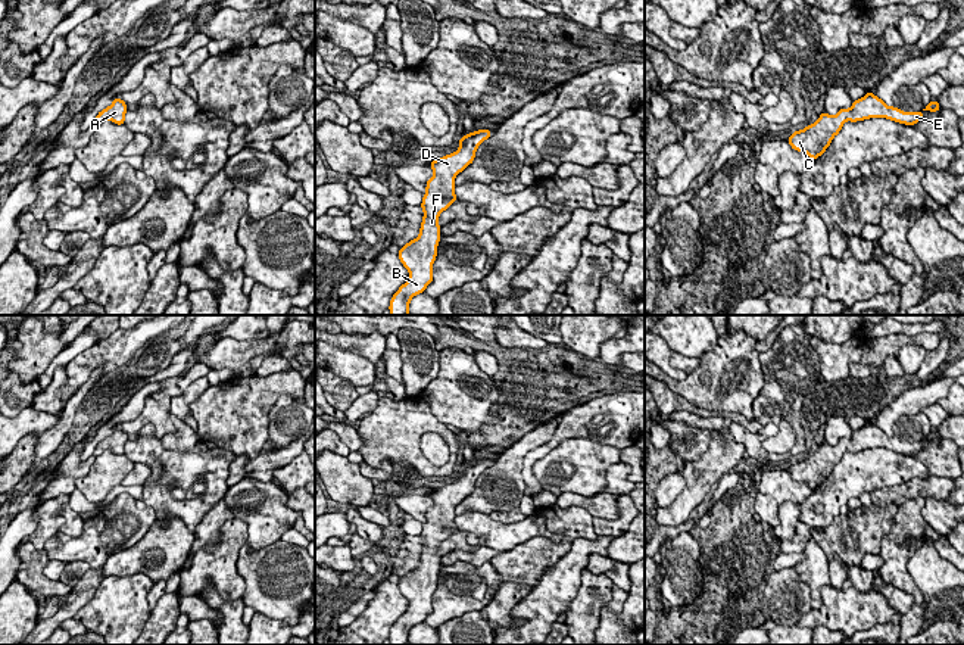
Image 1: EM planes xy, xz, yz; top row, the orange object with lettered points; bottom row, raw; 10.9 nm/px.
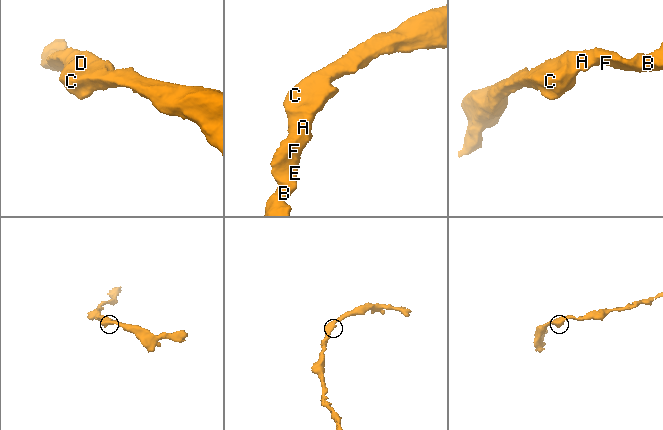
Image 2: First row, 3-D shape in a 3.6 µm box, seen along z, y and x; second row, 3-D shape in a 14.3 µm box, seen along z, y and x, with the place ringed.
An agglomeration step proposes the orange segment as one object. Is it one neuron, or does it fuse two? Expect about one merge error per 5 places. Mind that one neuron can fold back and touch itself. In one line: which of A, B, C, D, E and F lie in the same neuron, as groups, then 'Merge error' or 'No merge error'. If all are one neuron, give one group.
Groups: A B C D E F. No merge error

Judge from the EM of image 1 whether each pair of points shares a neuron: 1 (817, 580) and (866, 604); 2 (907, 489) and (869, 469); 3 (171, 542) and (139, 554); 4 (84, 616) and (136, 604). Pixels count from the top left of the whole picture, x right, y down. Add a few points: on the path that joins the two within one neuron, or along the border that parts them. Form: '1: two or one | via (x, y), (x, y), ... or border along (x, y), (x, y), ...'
1: two | border along (829, 583), (821, 589), (821, 605), (813, 610)
2: two | border along (930, 476), (911, 477), (870, 492)
3: one | via (164, 550), (159, 554), (146, 554)
4: one | via (97, 616), (117, 613), (122, 607)

